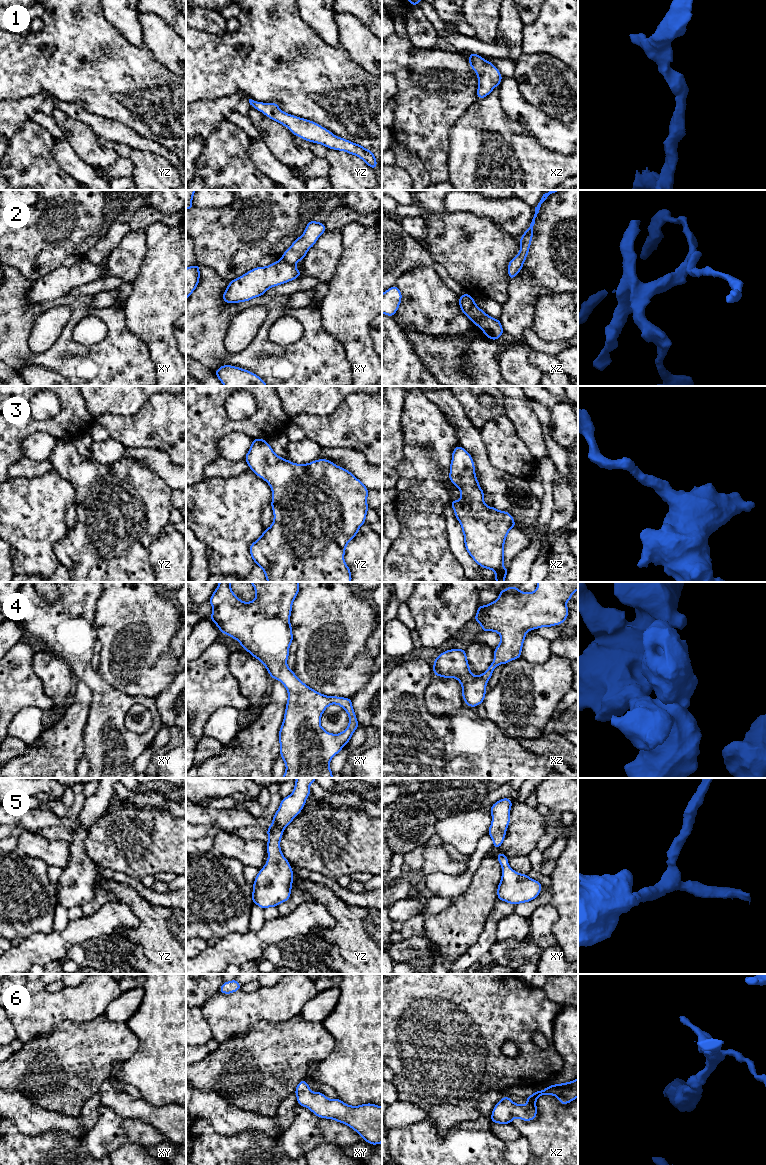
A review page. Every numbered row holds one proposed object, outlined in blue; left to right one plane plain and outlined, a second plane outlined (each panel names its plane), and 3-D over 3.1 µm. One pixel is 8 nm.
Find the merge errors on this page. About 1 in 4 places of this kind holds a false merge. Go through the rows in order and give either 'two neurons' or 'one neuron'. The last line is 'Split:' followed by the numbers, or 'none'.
1: one neuron
2: two neurons
3: one neuron
4: one neuron
5: one neuron
6: one neuron
Split: 2

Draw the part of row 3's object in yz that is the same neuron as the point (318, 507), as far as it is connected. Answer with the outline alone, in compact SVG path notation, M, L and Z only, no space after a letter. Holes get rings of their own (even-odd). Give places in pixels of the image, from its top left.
M252 439L244 460L251 471L265 480L272 490L271 508L274 520L254 541L249 552L255 564L264 571L267 582L351 582L351 570L344 561L348 543L365 524L369 490L350 471L328 459L306 464L292 463L275 454L264 439Z

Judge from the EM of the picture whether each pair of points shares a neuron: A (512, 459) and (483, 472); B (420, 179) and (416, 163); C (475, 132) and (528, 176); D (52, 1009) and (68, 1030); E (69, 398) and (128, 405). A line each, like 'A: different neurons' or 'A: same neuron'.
A: different neurons
B: same neuron
C: same neuron
D: different neurons
E: different neurons

